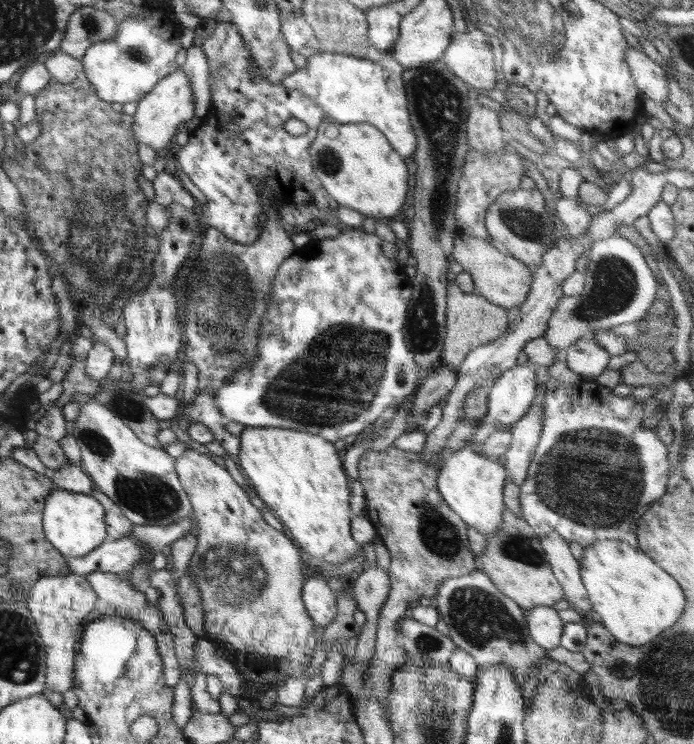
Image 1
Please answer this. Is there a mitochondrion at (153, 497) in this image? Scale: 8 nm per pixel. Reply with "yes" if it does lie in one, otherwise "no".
yes

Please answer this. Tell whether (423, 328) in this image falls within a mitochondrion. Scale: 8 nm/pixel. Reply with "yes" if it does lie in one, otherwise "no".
yes

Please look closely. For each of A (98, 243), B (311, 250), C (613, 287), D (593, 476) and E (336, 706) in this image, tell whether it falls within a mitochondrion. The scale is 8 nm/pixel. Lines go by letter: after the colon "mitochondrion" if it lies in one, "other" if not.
A: mitochondrion
B: other
C: mitochondrion
D: mitochondrion
E: other

